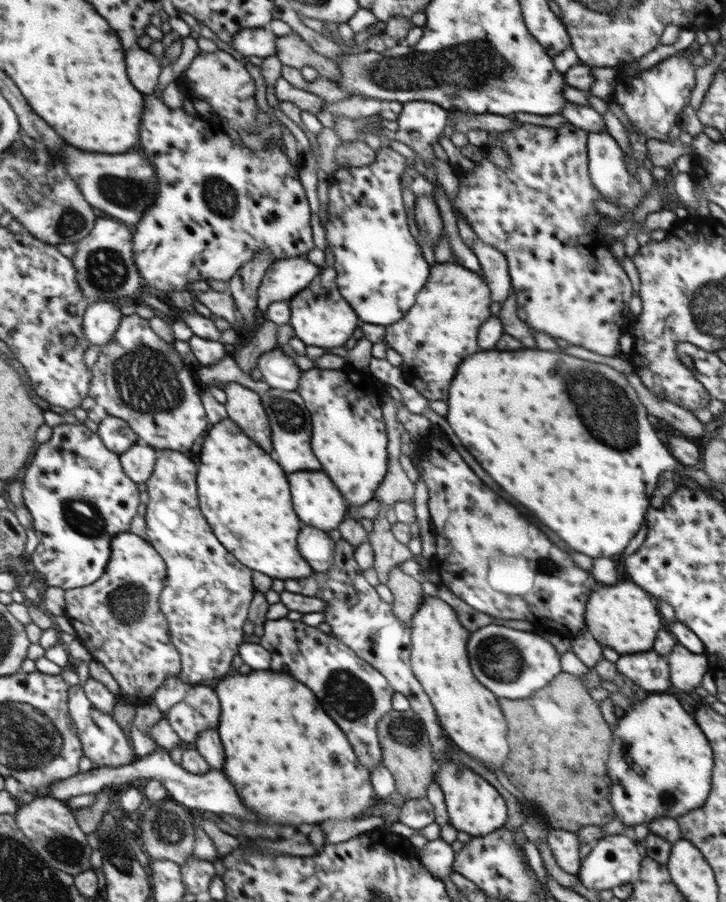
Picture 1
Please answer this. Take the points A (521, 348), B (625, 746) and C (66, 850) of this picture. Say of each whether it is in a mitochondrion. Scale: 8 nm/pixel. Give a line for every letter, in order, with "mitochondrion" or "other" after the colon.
A: other
B: mitochondrion
C: mitochondrion

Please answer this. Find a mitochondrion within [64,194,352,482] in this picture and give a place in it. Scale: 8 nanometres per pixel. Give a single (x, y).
(144, 380)

